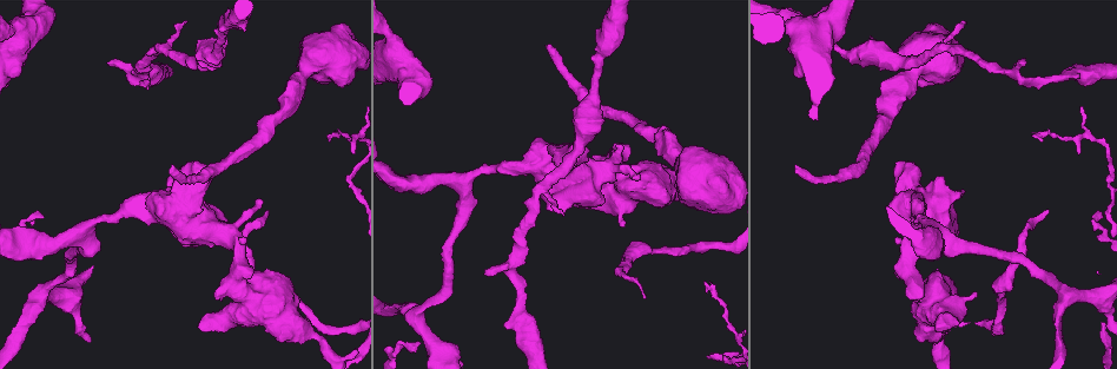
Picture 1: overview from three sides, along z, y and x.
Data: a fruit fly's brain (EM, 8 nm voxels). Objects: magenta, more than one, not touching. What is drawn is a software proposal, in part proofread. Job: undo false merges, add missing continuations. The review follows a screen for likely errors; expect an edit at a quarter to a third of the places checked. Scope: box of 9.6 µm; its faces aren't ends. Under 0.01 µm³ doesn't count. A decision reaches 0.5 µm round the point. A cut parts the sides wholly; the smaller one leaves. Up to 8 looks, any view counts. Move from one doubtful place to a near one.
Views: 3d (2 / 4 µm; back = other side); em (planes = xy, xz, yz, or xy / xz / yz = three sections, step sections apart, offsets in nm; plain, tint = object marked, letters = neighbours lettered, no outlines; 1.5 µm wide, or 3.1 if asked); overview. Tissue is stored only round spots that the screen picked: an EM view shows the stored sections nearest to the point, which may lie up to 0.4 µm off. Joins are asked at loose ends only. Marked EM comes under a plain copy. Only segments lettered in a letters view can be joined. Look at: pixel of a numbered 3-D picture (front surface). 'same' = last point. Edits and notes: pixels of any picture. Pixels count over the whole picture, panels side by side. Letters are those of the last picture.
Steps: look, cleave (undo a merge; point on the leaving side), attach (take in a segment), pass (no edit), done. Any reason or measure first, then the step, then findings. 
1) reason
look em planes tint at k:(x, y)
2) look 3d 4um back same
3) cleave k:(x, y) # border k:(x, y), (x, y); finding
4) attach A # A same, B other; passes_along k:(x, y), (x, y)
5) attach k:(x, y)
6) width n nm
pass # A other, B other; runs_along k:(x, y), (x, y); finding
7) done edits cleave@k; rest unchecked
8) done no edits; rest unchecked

long arm stops here
look 3d 4um at 1:(795, 164)

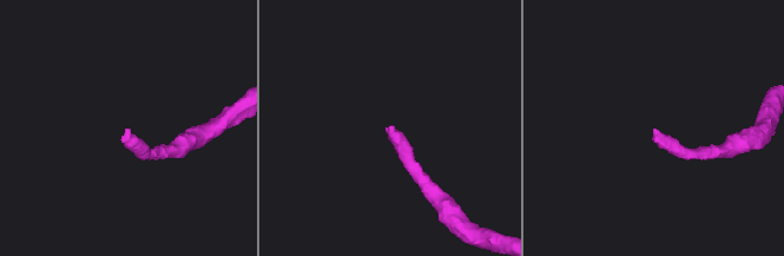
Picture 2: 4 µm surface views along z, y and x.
look em yz step 4 tint at 2:(125, 130)

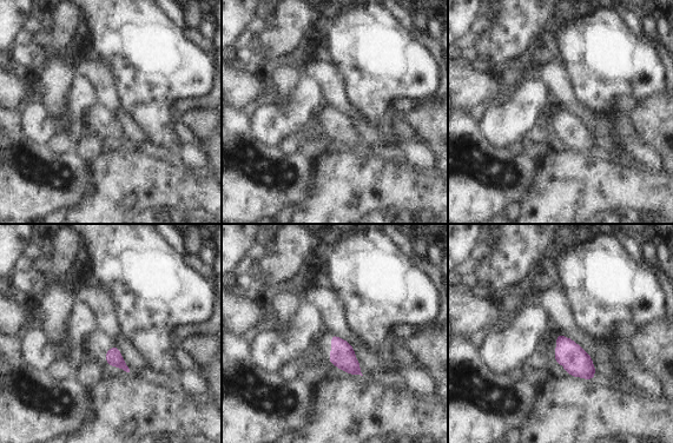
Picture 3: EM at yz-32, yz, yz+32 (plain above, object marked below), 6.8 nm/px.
cut it another way
look em planes letters same

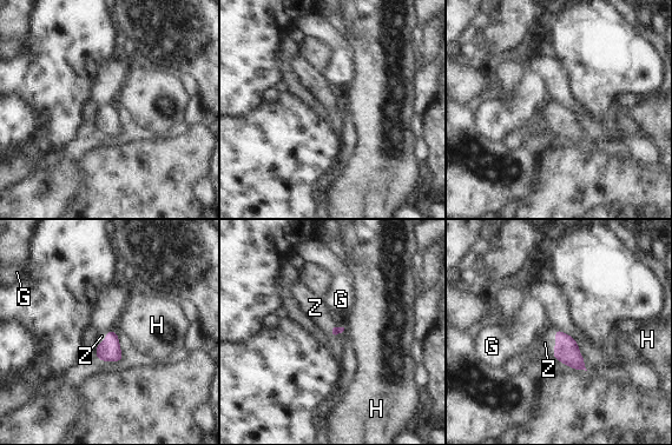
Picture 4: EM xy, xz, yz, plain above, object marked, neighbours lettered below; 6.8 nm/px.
longest_contact Z 180 nm
attach Z # G other, H other, Z same; passes_along 4:(566, 351), (555, 341), (545, 343); it goes on there

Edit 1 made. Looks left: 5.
an open end
look em xz step 4 letters at 1:(637, 176)

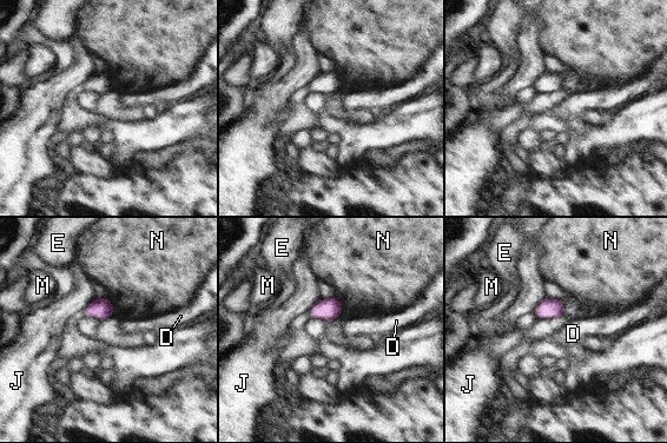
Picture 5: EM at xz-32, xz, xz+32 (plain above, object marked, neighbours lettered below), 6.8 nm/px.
pass # D other, E other, J other, M other, N other; none of them fits

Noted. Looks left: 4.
sharp bend
look 3d 4um at 1:(624, 273)

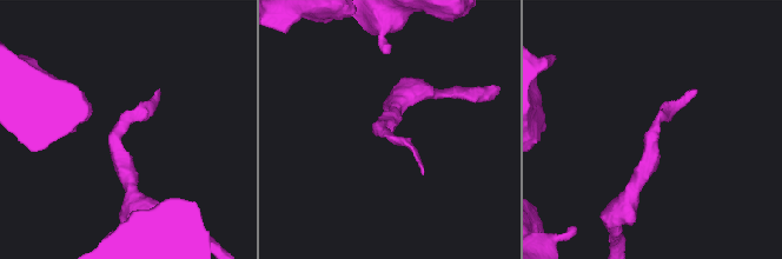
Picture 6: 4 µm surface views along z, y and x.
look em planes letters at 6:(657, 121)

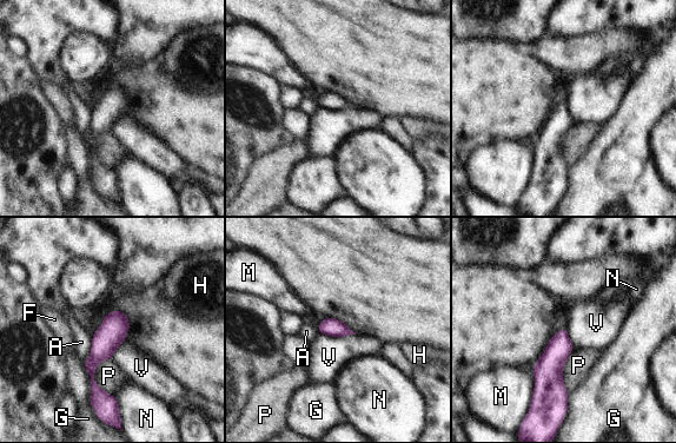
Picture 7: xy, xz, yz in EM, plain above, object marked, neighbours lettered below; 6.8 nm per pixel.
longest_contact P 280 nm
pass # A other, F other, G other, H other, M other, N other, P other, V other; one cell here

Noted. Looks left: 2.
done edits attach@4; rest unchecked

